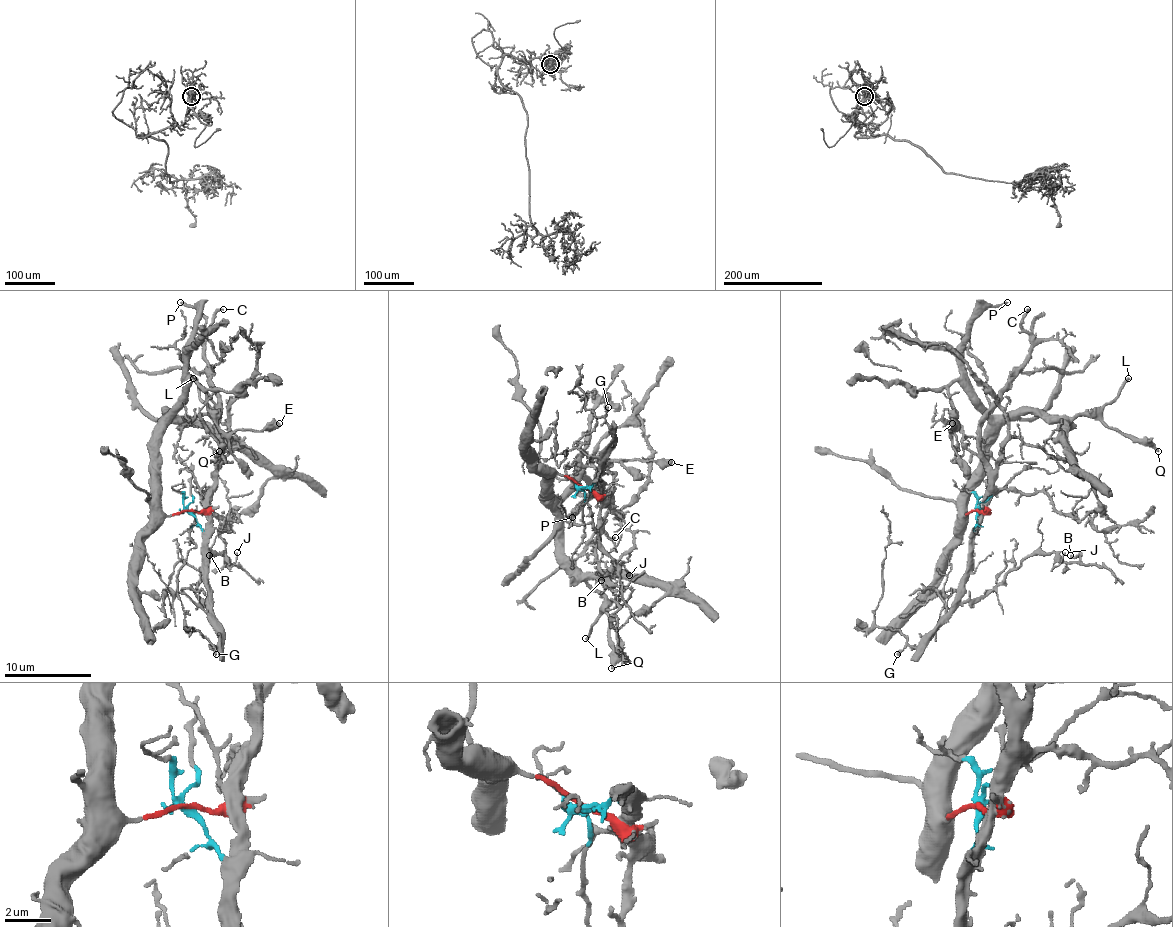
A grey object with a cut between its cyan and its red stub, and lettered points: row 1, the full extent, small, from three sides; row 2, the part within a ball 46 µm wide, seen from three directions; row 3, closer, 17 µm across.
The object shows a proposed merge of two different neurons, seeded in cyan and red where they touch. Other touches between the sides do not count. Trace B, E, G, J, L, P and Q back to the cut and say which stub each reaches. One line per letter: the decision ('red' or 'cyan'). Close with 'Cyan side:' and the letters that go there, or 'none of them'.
B: cyan
E: red
G: cyan
J: cyan
L: red
P: red
Q: red
Cyan side: B, G, J

